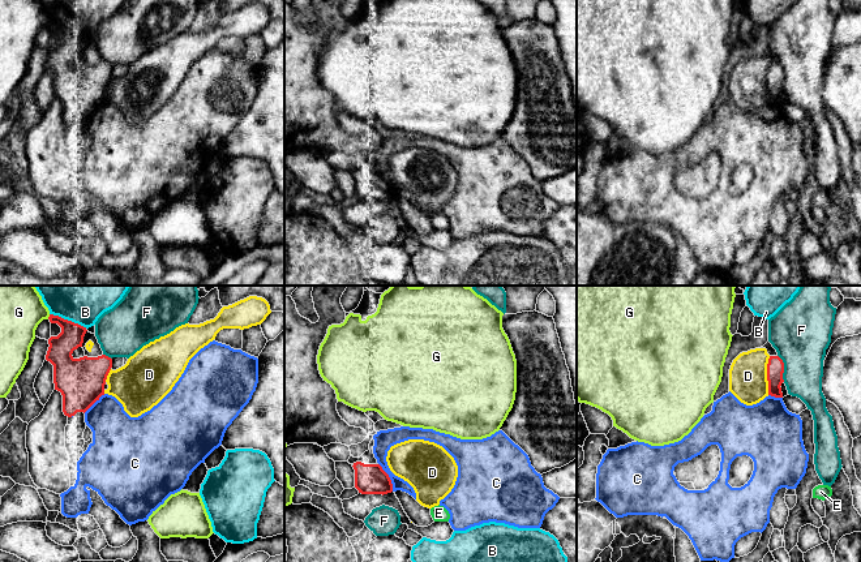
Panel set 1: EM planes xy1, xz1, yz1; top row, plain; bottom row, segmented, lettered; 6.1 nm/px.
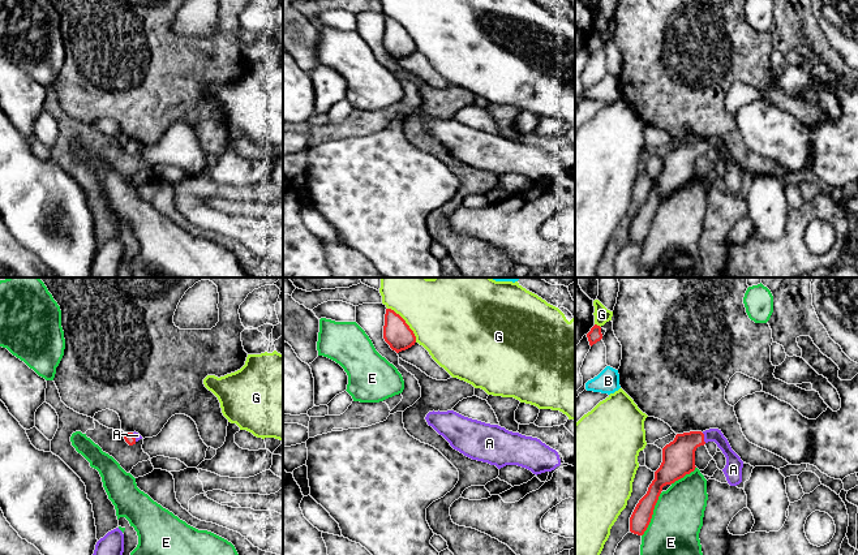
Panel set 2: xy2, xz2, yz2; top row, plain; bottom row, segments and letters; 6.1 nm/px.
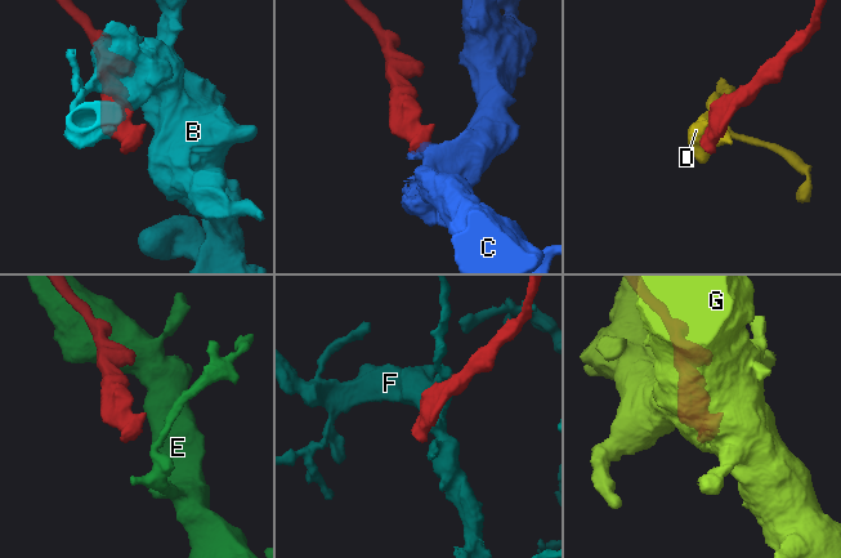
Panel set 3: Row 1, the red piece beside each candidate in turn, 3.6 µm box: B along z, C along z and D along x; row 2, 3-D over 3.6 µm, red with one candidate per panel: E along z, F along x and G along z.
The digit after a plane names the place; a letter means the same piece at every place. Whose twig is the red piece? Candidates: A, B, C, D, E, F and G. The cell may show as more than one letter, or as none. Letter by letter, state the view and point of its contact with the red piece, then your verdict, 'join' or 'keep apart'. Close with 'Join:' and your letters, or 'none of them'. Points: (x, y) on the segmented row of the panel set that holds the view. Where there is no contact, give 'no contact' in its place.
A: yz2 (703, 438) | join
B: xy1 (67, 320) | keep apart
C: xz1 (389, 477) | keep apart
D: yz1 (767, 376) | keep apart
E: yz2 (652, 513) | keep apart
F: yz1 (783, 368) | keep apart
G: xz2 (406, 323) | keep apart
Join: A

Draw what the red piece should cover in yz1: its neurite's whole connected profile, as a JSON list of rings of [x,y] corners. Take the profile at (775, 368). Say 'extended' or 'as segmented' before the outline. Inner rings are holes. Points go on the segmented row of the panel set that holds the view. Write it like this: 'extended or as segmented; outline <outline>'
as segmented; outline [[[770,356],[767,364],[768,395],[783,398],[781,383],[784,373],[784,362],[779,356]]]

